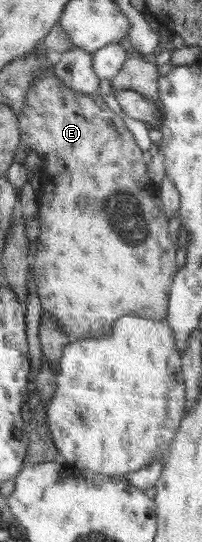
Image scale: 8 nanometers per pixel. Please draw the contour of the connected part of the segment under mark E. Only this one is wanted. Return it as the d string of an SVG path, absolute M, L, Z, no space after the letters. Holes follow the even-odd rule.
M53 66L39 75L28 91L28 100L20 115L22 141L28 150L34 150L39 157L44 161L45 166L40 171L41 189L50 187L50 191L44 190L44 199L40 203L38 211L40 213L40 229L42 233L38 234L36 239L36 255L32 263L32 277L36 281L37 293L40 298L43 311L49 312L56 320L57 325L67 333L76 334L76 339L102 337L110 333L117 319L128 314L136 314L145 319L165 321L168 315L168 296L172 287L174 276L180 267L176 264L176 245L170 239L168 229L168 219L162 213L161 207L156 207L154 203L154 195L159 189L154 189L146 175L146 163L142 157L140 147L136 145L132 133L126 129L124 121L120 117L116 117L104 103L104 98L96 97L95 93L78 93L64 85L53 73ZM45 211L48 211L52 217L64 217L64 219L46 219ZM54 227L54 231L60 231L64 235L48 235L48 231Z

